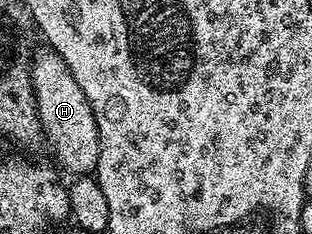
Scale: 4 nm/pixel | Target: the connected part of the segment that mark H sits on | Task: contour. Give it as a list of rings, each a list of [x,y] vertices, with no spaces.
[[[50,50],[42,51],[36,51],[31,57],[31,81],[35,91],[37,114],[46,143],[51,143],[51,152],[56,160],[54,163],[64,173],[94,173],[99,157],[99,131],[93,106],[89,106],[85,90],[77,86],[77,78],[73,78],[69,66],[65,66],[63,59]]]

